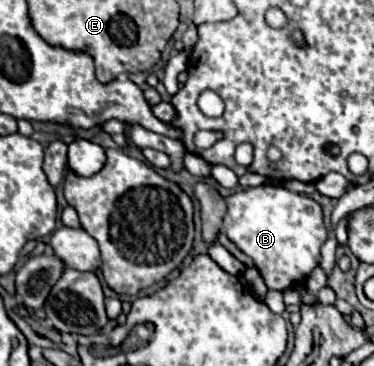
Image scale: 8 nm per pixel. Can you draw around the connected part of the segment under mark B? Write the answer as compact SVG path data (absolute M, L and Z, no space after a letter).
M279 185L247 187L225 201L227 212L223 217L223 231L261 269L269 289L285 291L319 265L321 245L327 241L327 229L317 201Z

